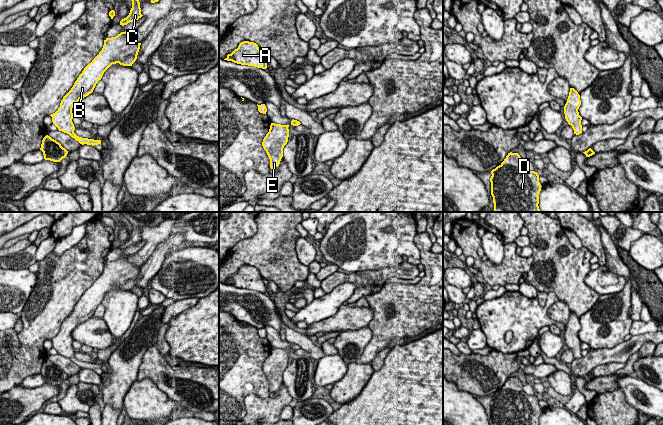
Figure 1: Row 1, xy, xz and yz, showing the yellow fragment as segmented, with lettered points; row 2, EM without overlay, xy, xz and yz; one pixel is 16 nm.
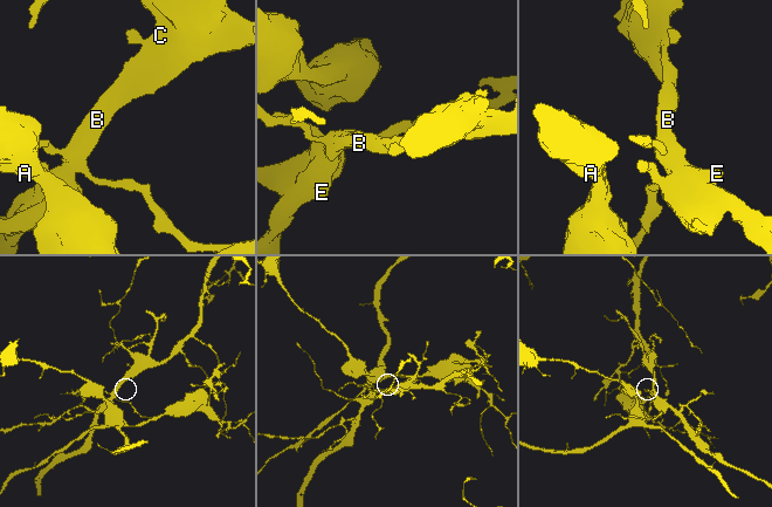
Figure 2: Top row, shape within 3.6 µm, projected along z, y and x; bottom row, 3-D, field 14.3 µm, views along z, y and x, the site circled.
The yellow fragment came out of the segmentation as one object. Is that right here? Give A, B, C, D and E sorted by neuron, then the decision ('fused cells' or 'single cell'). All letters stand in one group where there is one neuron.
groups A D / B C E; fused cells

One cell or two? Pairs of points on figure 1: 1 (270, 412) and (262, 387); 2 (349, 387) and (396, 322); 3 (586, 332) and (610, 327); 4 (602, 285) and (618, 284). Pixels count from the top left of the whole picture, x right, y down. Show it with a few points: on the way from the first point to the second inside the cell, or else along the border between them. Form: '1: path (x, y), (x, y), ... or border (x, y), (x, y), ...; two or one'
1: border (269, 396), (249, 394), (244, 407); two
2: border (358, 361), (370, 363); two
3: path (592, 332), (604, 329); one
4: path (606, 284), (614, 284); one

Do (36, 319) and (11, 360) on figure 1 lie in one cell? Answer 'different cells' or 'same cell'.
same cell

